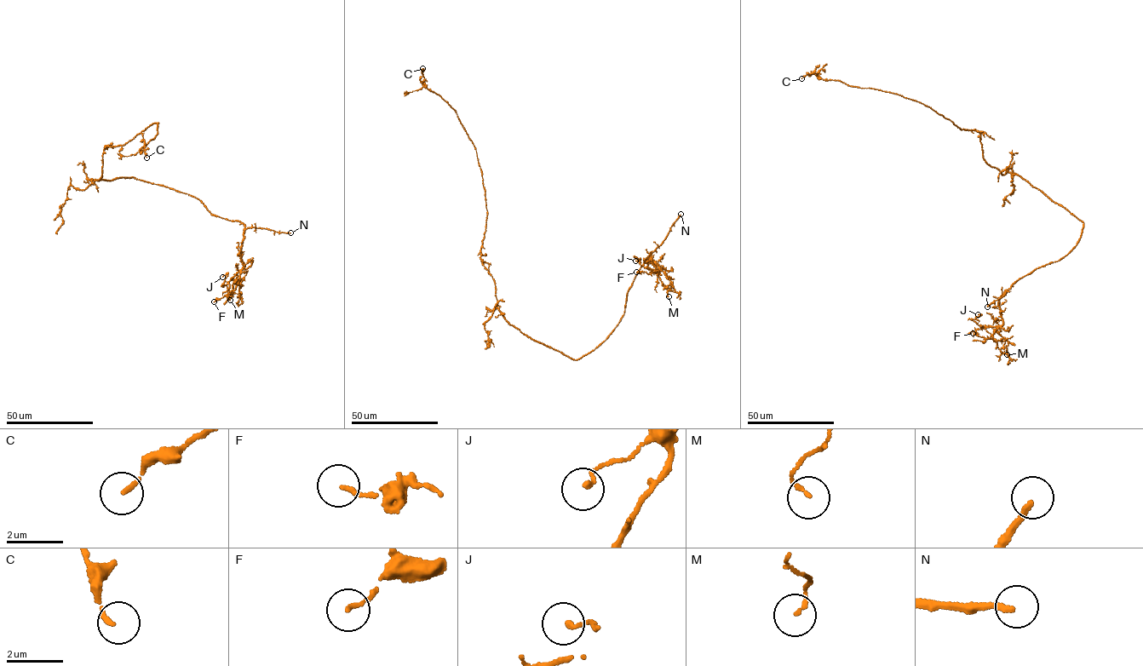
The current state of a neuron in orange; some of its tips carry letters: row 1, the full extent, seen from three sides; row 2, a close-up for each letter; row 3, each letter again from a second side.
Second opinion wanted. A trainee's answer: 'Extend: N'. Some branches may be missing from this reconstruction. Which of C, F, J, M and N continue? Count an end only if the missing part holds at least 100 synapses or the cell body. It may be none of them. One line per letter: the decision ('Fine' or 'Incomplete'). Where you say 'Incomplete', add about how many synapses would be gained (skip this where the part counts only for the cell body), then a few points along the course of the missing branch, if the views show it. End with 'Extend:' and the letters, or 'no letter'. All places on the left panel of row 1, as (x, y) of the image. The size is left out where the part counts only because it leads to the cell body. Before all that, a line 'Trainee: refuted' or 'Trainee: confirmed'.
Trainee: confirmed
C: Fine
F: Fine
J: Fine
M: Fine
N: Incomplete. Course of what is missing: (290, 232), (297, 232), (299, 237), (298, 244), (290, 249)
Extend: N

